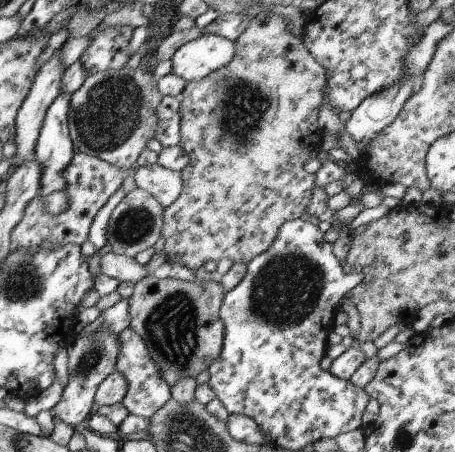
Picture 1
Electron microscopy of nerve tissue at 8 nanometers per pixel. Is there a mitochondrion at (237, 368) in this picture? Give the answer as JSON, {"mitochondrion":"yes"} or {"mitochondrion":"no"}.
{"mitochondrion":"no"}

